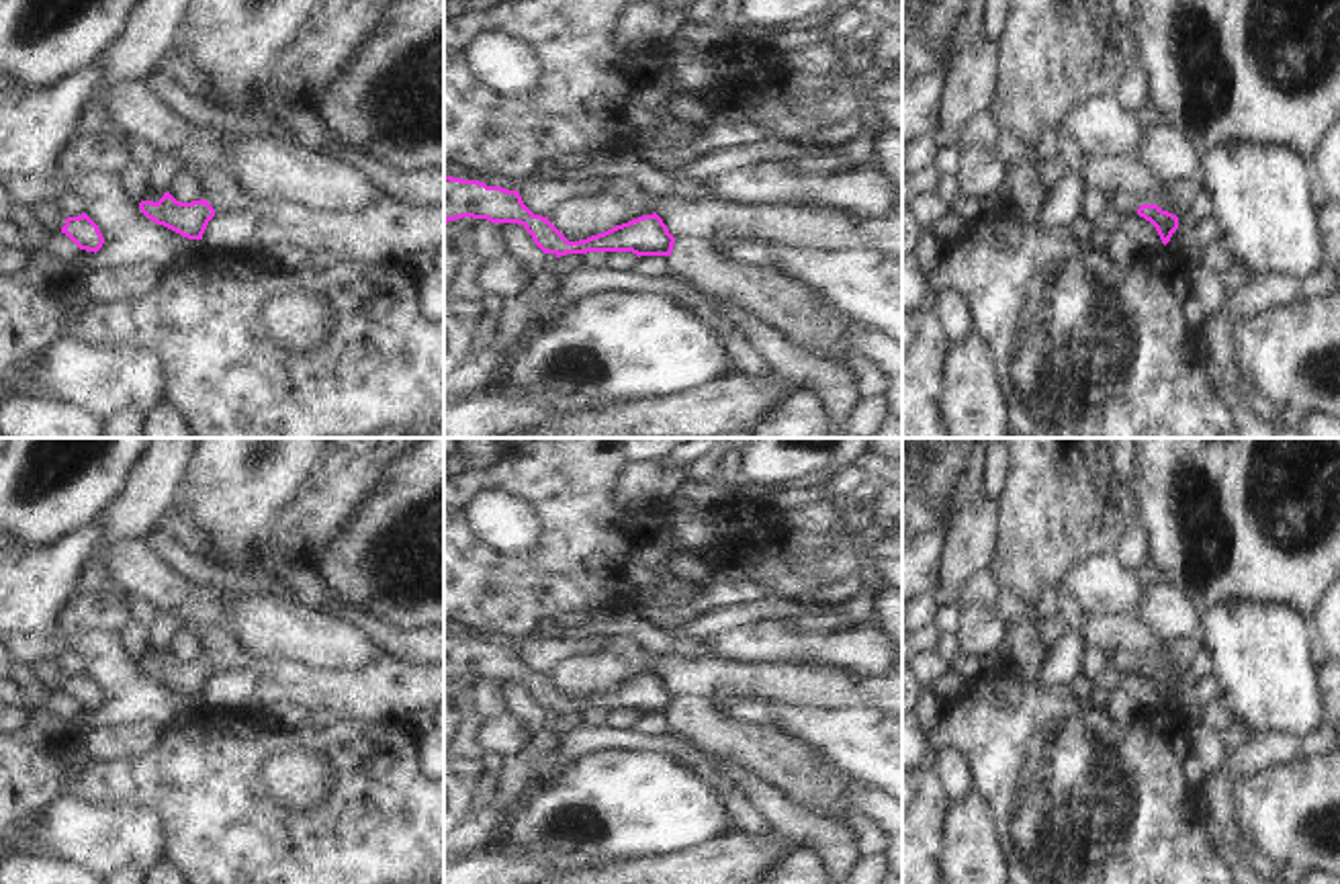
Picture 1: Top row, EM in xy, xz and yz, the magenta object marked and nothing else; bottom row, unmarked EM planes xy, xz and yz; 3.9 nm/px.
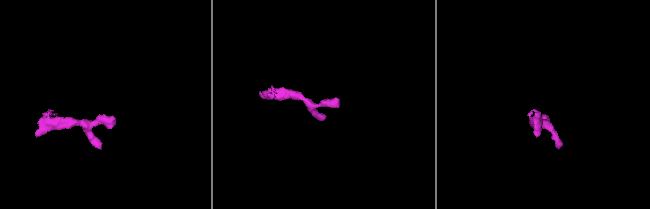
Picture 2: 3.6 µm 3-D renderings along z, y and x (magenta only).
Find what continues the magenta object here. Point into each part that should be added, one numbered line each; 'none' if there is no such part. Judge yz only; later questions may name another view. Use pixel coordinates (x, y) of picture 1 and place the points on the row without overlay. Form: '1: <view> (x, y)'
1: yz (1120, 666)

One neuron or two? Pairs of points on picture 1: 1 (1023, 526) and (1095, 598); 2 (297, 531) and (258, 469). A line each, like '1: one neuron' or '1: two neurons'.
1: two neurons
2: two neurons

